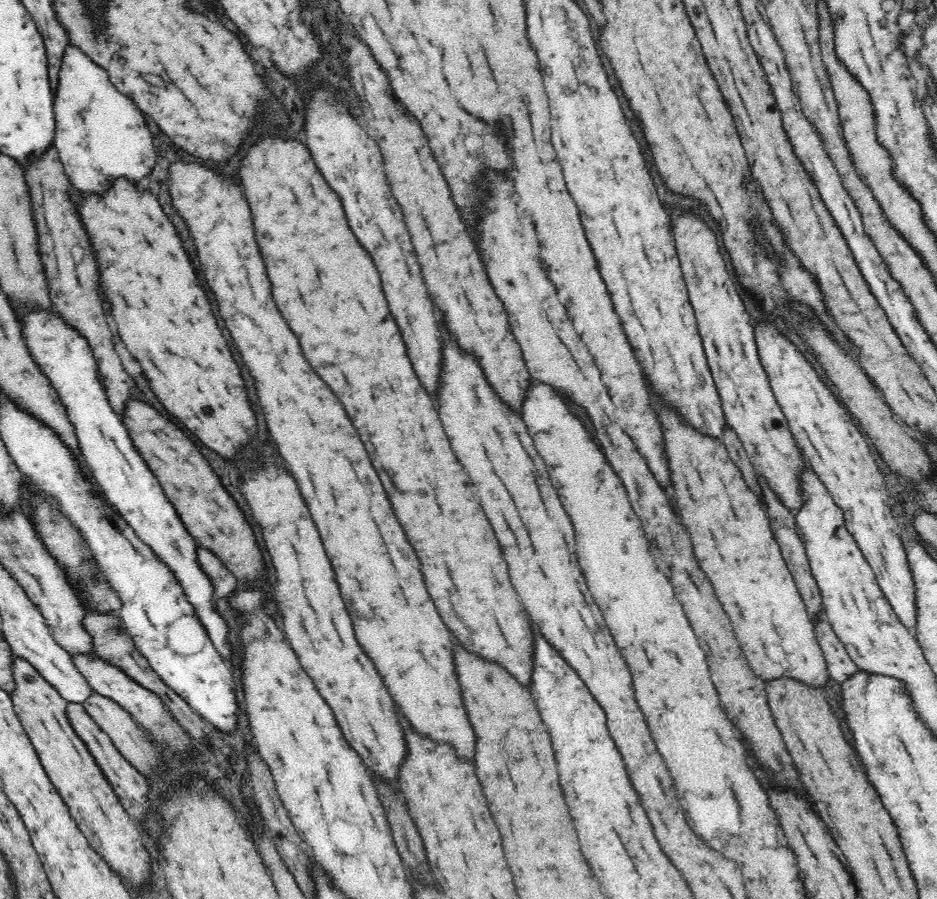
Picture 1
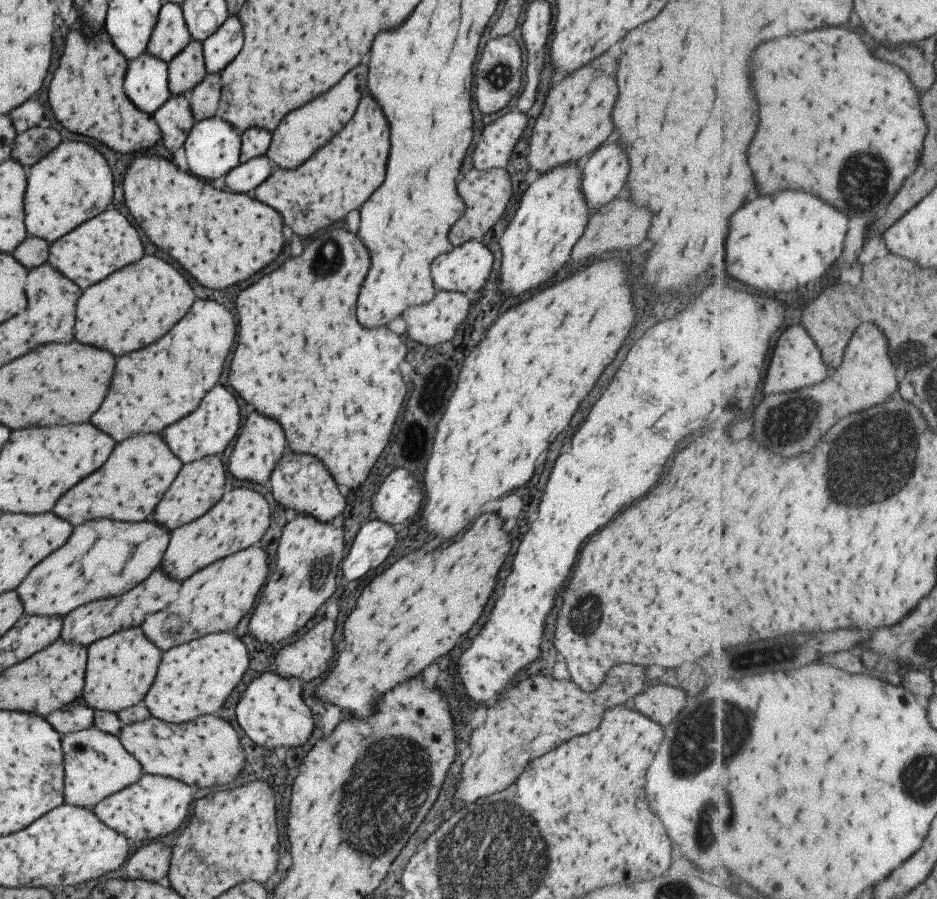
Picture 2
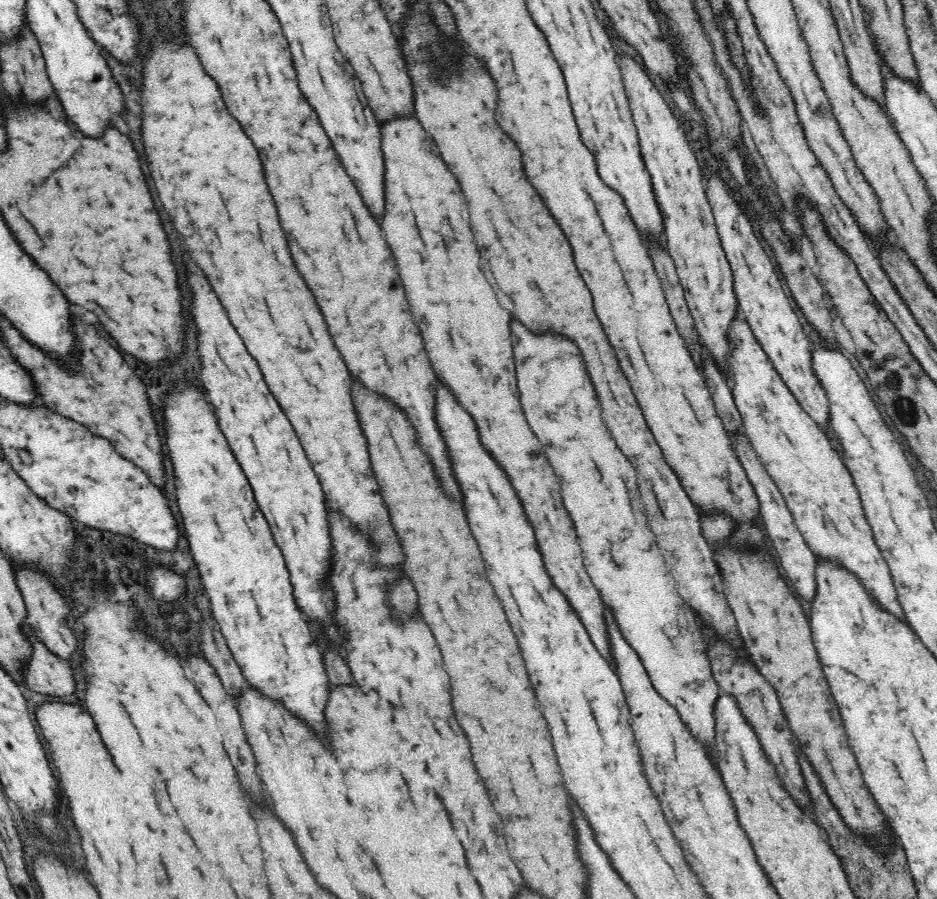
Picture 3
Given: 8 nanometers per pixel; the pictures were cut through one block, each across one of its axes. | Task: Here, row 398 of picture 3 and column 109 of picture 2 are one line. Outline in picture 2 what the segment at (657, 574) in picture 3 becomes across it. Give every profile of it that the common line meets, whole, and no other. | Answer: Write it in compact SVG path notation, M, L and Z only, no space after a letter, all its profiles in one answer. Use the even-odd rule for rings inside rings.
M151 518L138 523L91 520L75 526L65 546L38 562L17 585L15 592L23 614L64 617L88 602L129 592L159 568L169 542L169 533Z

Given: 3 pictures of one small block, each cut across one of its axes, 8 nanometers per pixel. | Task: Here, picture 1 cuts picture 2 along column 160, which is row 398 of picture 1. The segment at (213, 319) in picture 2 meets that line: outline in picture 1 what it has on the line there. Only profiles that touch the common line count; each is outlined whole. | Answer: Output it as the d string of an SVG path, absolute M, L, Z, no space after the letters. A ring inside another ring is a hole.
M262 138L242 160L240 176L246 200L254 220L256 242L272 286L272 296L282 318L296 334L304 358L316 374L330 386L348 412L360 434L368 456L388 492L394 514L400 520L410 544L414 546L426 588L454 638L472 654L498 662L524 688L530 686L534 666L534 630L508 578L508 566L502 558L498 540L484 510L480 508L476 488L470 488L464 466L454 456L444 434L432 398L420 386L396 322L388 312L380 276L372 257L362 248L346 224L336 192L332 192L306 146L296 140Z

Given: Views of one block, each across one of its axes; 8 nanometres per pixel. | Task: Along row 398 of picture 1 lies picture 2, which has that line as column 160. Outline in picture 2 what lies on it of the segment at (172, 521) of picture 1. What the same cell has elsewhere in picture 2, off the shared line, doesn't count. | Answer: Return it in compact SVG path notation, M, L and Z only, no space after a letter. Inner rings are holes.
M146 52L127 63L122 87L141 112L152 115L171 96L166 68L166 62Z

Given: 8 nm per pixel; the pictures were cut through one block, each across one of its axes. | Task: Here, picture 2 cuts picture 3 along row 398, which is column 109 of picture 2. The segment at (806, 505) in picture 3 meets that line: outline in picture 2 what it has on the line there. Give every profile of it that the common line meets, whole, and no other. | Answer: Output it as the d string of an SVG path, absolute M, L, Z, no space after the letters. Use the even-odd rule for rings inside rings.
M94 726L85 730L65 733L60 737L63 750L63 794L65 804L91 808L106 796L132 785L142 774L139 762L131 756L116 736L102 733Z

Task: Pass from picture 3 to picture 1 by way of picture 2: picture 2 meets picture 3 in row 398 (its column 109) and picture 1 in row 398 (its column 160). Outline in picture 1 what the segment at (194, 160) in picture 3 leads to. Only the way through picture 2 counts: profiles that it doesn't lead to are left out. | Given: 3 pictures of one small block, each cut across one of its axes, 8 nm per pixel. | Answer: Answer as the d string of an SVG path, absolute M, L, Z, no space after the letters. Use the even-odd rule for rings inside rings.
M174 162L170 166L168 182L174 206L190 226L190 234L196 242L204 276L208 280L208 286L216 294L220 316L224 318L232 334L244 364L250 368L250 374L256 380L260 406L264 410L270 434L282 458L288 462L290 474L300 486L304 500L320 502L308 504L308 510L316 522L318 532L322 534L320 538L333 566L334 580L338 583L340 596L352 620L356 640L360 642L360 646L364 646L362 650L368 654L368 658L376 662L374 666L378 668L380 676L386 678L384 684L392 694L392 700L400 710L404 710L404 718L414 726L416 733L424 735L424 739L440 744L452 744L456 746L458 758L468 758L474 762L476 736L462 702L462 692L454 668L452 636L442 624L432 604L432 598L426 592L422 572L418 568L420 562L392 512L380 478L372 468L364 444L360 442L360 436L348 420L344 406L330 392L330 388L312 372L310 364L300 352L296 336L290 332L288 324L276 310L276 304L270 294L270 282L258 246L254 242L252 214L244 194L240 192L242 188L234 184L232 178L228 178L226 174L210 170L204 164L196 162Z

